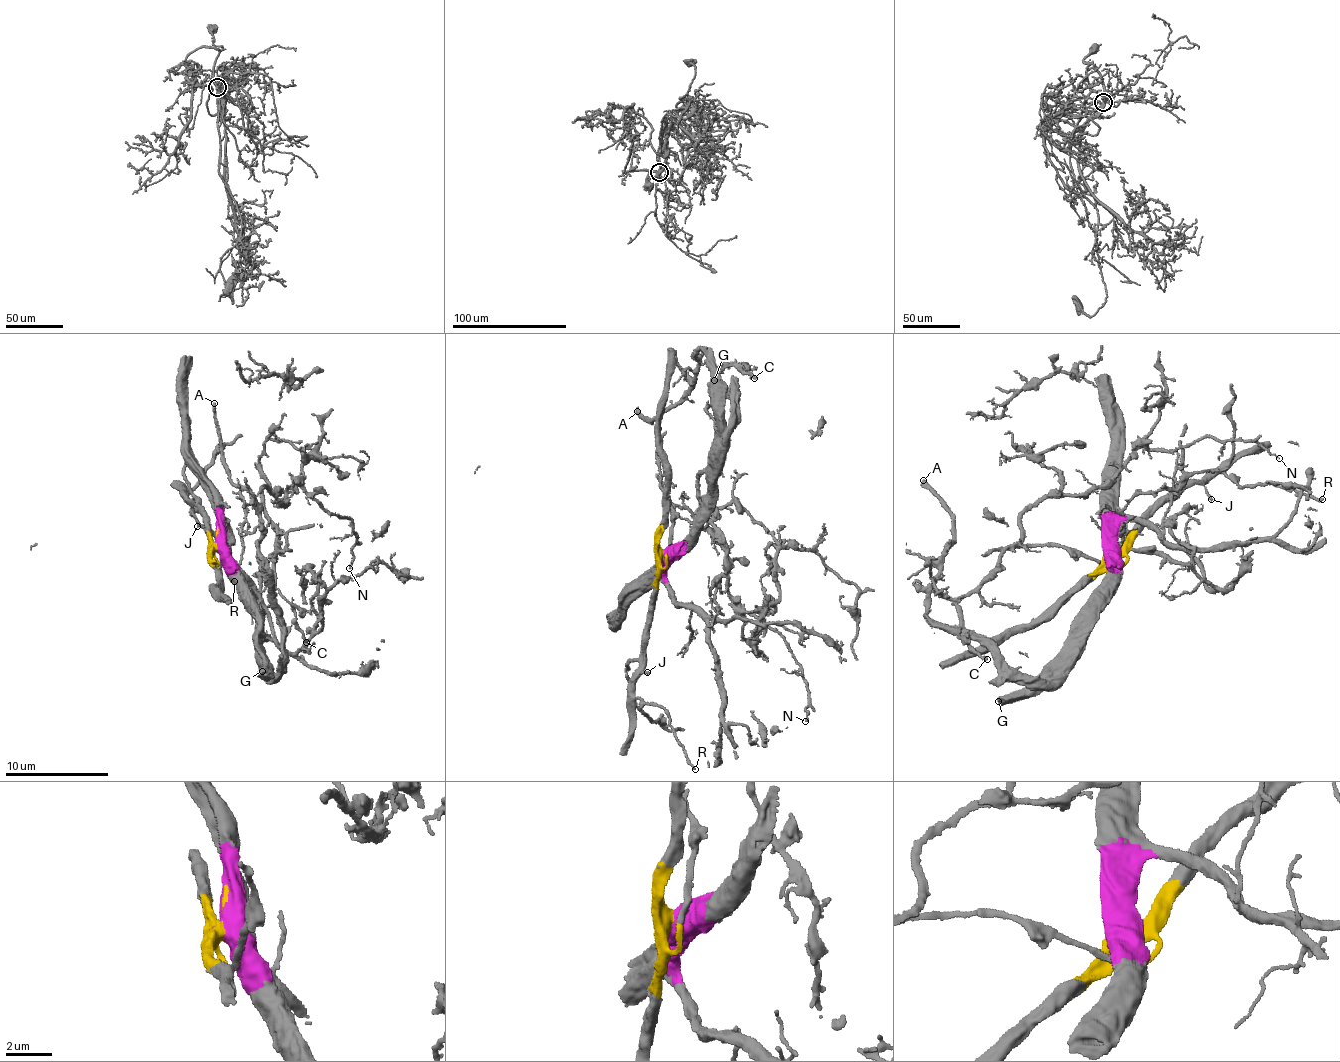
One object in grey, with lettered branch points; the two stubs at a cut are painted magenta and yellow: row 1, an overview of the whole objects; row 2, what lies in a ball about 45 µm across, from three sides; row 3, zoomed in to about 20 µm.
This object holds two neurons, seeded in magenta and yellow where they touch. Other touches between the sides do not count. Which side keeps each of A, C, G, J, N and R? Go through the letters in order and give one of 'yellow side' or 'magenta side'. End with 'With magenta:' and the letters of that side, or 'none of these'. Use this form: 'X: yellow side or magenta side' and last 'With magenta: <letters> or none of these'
A: magenta side
C: magenta side
G: magenta side
J: yellow side
N: magenta side
R: yellow side
With magenta: A, C, G, N

